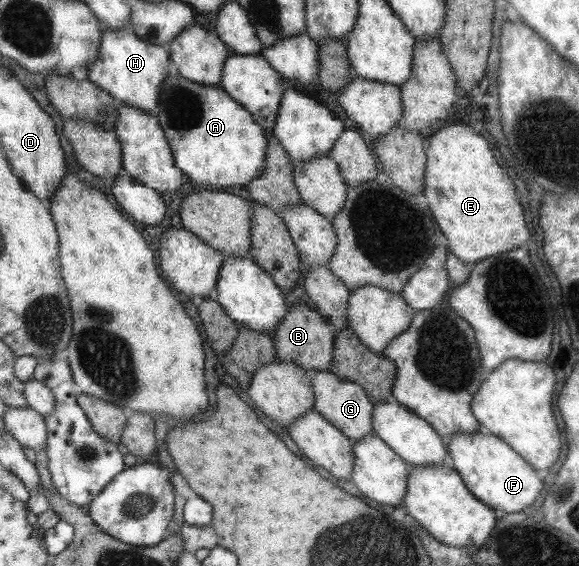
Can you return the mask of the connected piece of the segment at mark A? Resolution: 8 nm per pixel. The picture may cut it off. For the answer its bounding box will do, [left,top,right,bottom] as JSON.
[155,73,267,190]

